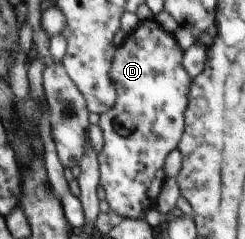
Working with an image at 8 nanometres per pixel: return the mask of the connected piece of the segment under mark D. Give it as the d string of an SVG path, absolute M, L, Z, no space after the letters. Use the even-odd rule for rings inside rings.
M155 17L141 20L138 26L127 35L126 40L116 47L109 77L116 91L113 107L100 115L100 128L104 137L104 146L98 152L100 185L105 189L105 199L110 205L116 220L144 220L148 209L155 207L161 193L166 173L164 163L171 151L178 147L184 132L184 113L188 106L188 95L193 78L184 66L185 50L175 36L155 21ZM120 113L129 113L135 129L128 137L121 137L113 129L113 120Z

